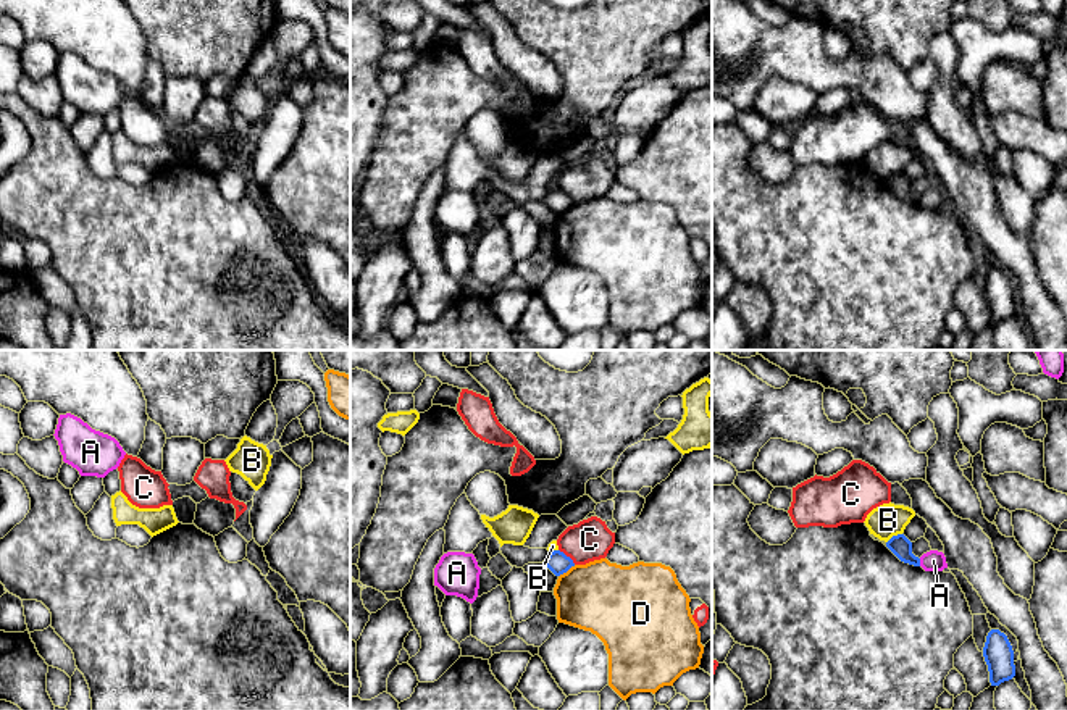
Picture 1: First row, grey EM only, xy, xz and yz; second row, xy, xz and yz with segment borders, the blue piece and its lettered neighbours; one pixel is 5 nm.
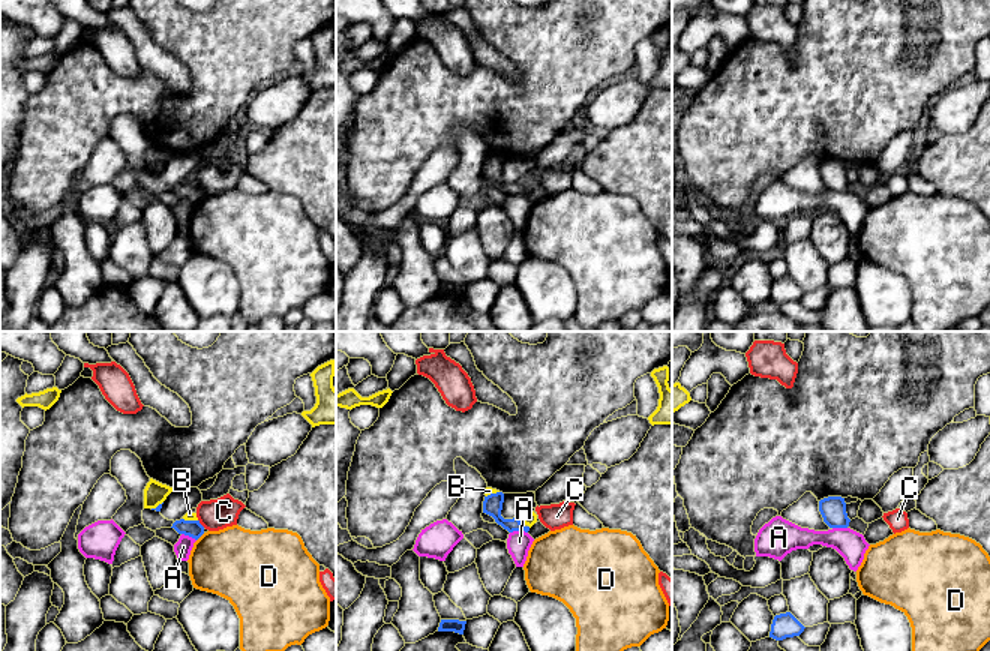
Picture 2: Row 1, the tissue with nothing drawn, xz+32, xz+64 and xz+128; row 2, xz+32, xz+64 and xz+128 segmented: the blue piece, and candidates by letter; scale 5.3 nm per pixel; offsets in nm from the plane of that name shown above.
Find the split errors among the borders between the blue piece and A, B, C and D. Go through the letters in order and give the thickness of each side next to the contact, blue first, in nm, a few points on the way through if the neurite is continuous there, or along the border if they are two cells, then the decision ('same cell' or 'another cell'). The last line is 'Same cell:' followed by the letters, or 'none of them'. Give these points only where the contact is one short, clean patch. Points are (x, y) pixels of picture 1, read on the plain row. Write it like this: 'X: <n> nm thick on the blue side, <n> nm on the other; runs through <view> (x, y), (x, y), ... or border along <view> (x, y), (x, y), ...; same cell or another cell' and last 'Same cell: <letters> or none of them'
A: 100 nm thick on the blue side, 110 nm on the other; another cell
B: 100 nm thick on the blue side, 170 nm on the other; another cell
C: 110 nm thick on the blue side, 200 nm on the other; another cell
D: 110 nm thick on the blue side, 360 nm on the other; another cell
Same cell: none of them

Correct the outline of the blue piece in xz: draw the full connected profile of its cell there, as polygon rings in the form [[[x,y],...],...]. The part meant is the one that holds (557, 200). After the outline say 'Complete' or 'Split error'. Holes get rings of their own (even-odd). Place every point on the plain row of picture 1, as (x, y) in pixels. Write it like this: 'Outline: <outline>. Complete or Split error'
Outline: [[[560,189],[550,190],[544,202],[555,215],[563,213],[575,205],[573,198]]]. Complete

